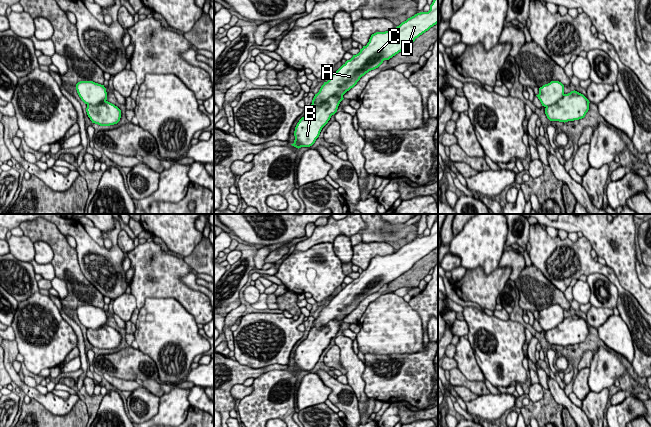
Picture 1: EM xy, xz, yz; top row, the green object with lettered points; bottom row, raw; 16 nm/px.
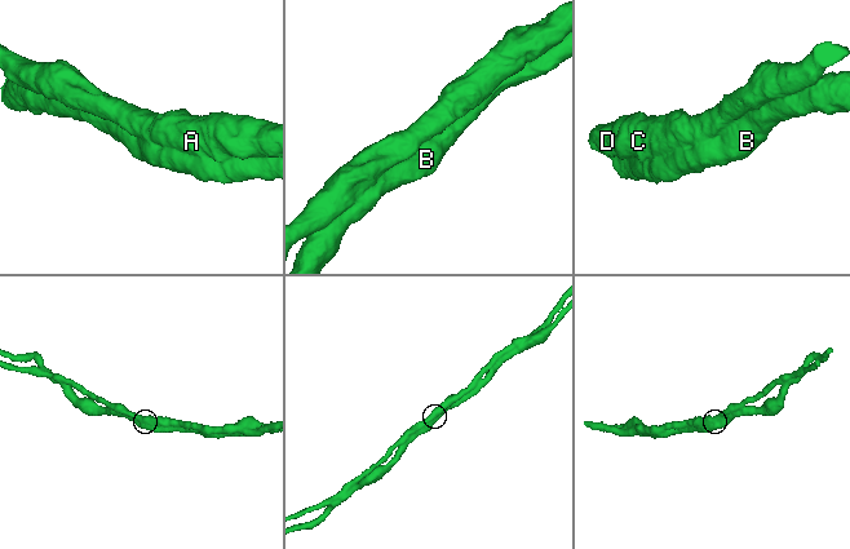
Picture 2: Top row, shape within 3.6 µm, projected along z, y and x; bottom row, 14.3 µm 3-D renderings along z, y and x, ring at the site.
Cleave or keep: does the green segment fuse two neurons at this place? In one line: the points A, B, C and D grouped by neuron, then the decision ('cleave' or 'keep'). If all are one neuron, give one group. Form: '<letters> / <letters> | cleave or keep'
A B C D | keep

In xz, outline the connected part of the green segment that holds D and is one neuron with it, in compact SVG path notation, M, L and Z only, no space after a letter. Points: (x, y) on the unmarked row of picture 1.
M438 219L428 236L415 238L393 254L372 258L367 269L334 296L315 318L307 338L295 351L295 364L291 369L298 373L312 370L322 352L337 336L340 326L344 323L343 319L353 312L362 300L410 270L416 262L437 247Z

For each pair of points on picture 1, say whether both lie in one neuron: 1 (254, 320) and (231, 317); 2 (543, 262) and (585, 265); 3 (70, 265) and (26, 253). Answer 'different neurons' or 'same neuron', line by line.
1: different neurons
2: same neuron
3: different neurons

